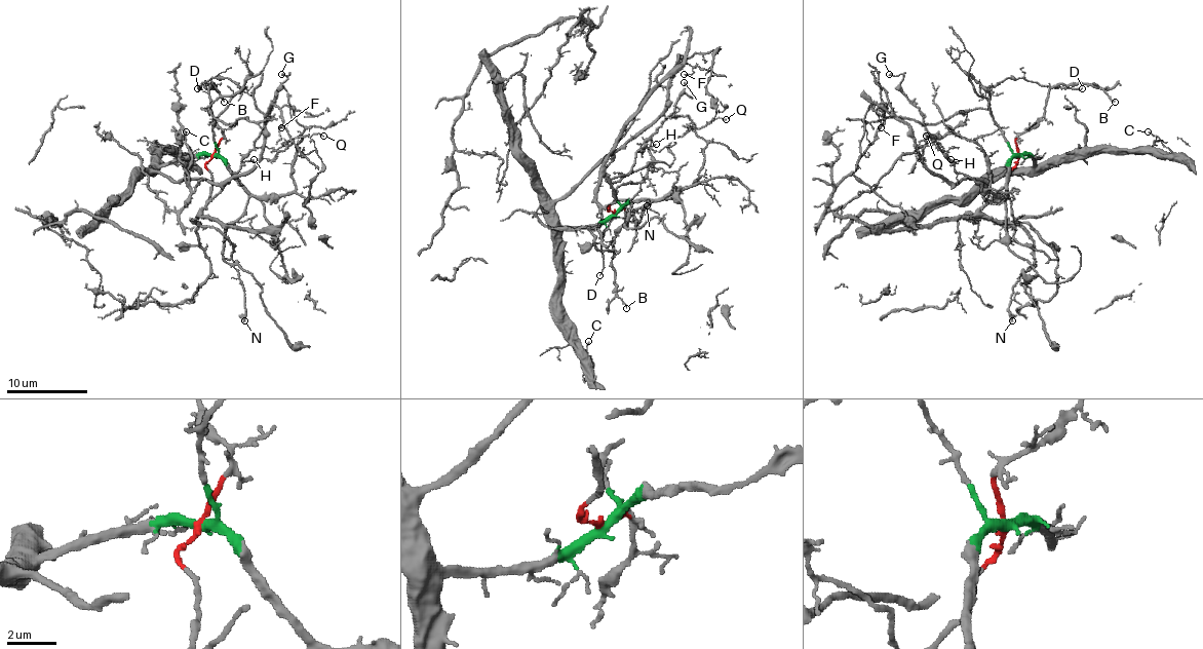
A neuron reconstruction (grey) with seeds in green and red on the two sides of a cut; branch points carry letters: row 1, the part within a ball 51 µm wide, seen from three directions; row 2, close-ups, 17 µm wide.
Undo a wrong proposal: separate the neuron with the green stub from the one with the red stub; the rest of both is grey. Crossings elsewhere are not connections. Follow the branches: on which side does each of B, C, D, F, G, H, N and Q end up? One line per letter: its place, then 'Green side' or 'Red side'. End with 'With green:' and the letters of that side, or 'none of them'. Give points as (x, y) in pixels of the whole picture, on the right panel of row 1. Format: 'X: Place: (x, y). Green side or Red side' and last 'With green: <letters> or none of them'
B: Place: (1115, 102). Red side
C: Place: (1148, 131). Green side
D: Place: (1082, 88). Green side
F: Place: (881, 127). Green side
G: Place: (889, 74). Red side
H: Place: (951, 159). Red side
N: Place: (1012, 320). Green side
Q: Place: (926, 136). Green side
With green: C, D, F, N, Q

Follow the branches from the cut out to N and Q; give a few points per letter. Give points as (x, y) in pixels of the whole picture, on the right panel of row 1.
N: (1018, 155), (1010, 161), (1010, 212), (1033, 242), (1035, 263), (1012, 289), (1008, 307), (1012, 321)
Q: (1018, 155), (1031, 157), (1033, 164), (992, 181), (958, 183), (935, 175), (923, 159), (935, 139), (927, 137)

